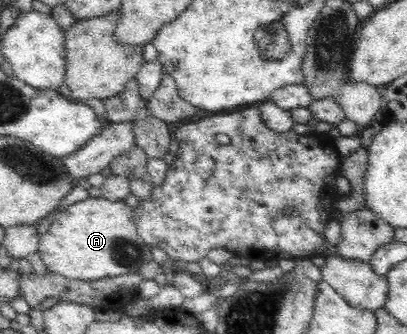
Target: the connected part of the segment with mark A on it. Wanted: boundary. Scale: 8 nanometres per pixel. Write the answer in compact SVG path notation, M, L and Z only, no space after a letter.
M88 196L62 210L53 216L52 227L44 235L39 236L37 248L40 260L47 270L55 272L70 280L102 280L128 273L137 273L139 268L153 260L151 246L147 245L139 236L130 207L122 200L110 201L104 197Z

